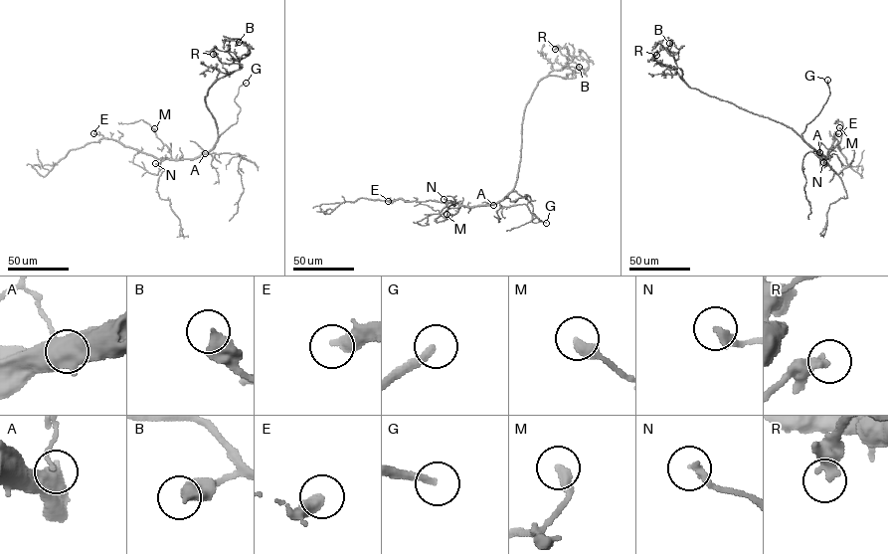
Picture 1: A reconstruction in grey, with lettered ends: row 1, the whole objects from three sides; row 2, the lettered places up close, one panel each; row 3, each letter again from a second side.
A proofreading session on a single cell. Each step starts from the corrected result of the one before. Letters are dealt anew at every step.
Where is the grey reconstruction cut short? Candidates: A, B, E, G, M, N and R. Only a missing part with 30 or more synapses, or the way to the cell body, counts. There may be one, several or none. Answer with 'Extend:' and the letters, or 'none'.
Extend: E, G

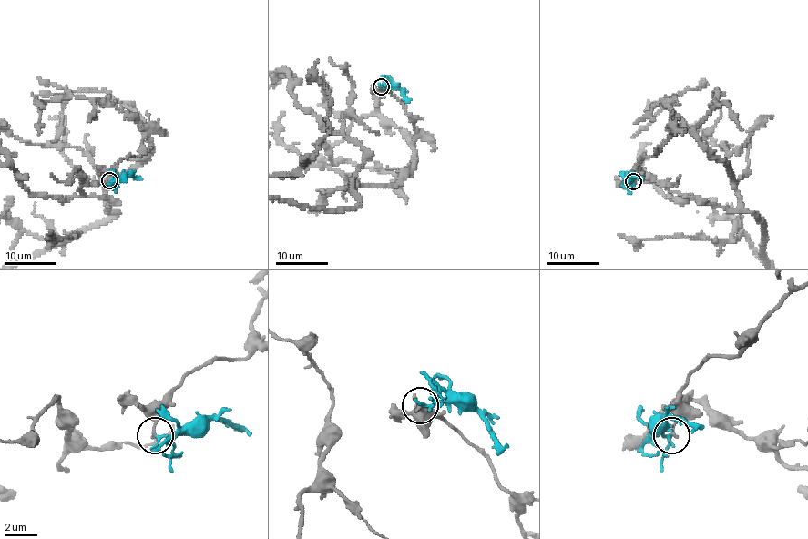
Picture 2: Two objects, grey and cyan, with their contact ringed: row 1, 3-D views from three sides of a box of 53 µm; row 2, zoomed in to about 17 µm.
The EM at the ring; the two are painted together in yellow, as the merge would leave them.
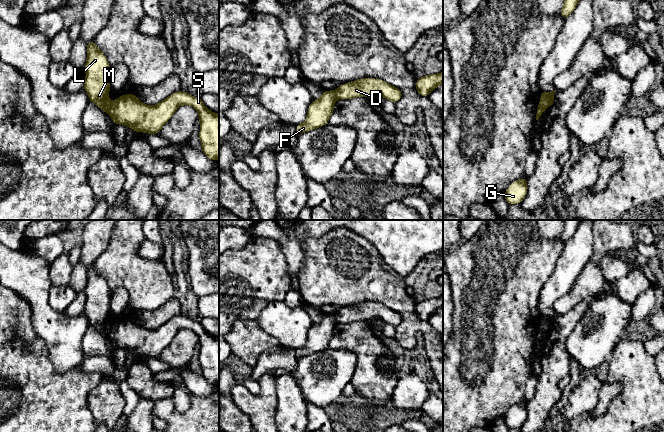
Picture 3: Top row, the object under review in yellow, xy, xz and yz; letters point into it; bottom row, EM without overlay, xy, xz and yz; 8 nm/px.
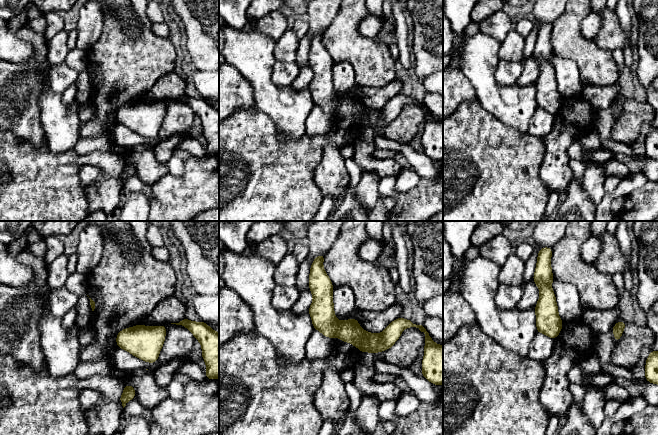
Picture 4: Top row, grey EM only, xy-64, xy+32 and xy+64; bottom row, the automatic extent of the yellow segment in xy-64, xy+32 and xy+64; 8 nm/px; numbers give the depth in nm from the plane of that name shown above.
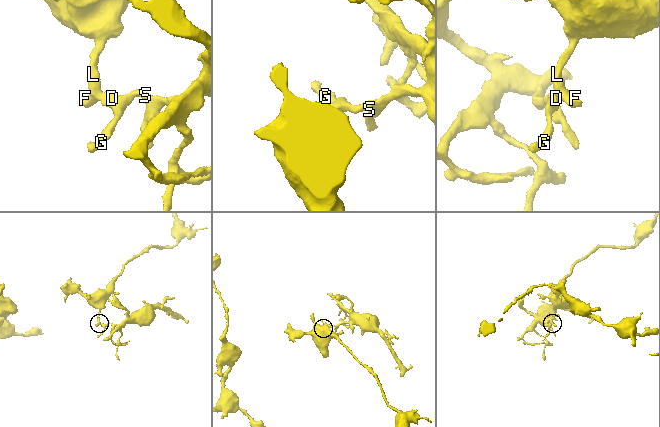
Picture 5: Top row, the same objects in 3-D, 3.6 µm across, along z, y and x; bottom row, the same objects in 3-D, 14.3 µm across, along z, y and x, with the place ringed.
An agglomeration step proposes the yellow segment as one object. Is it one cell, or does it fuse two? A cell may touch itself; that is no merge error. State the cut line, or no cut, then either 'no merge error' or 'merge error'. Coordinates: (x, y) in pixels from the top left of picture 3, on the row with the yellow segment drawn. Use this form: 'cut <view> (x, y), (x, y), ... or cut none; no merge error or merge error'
cut xy (111, 104), (109, 113); merge error

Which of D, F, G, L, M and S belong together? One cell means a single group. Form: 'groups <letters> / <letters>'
groups D G S / F L M

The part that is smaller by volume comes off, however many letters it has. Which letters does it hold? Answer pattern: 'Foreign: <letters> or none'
Foreign: D, G, S

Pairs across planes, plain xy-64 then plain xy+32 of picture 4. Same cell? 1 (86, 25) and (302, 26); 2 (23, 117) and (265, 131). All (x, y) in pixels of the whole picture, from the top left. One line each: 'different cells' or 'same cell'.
1: different cells
2: different cells

